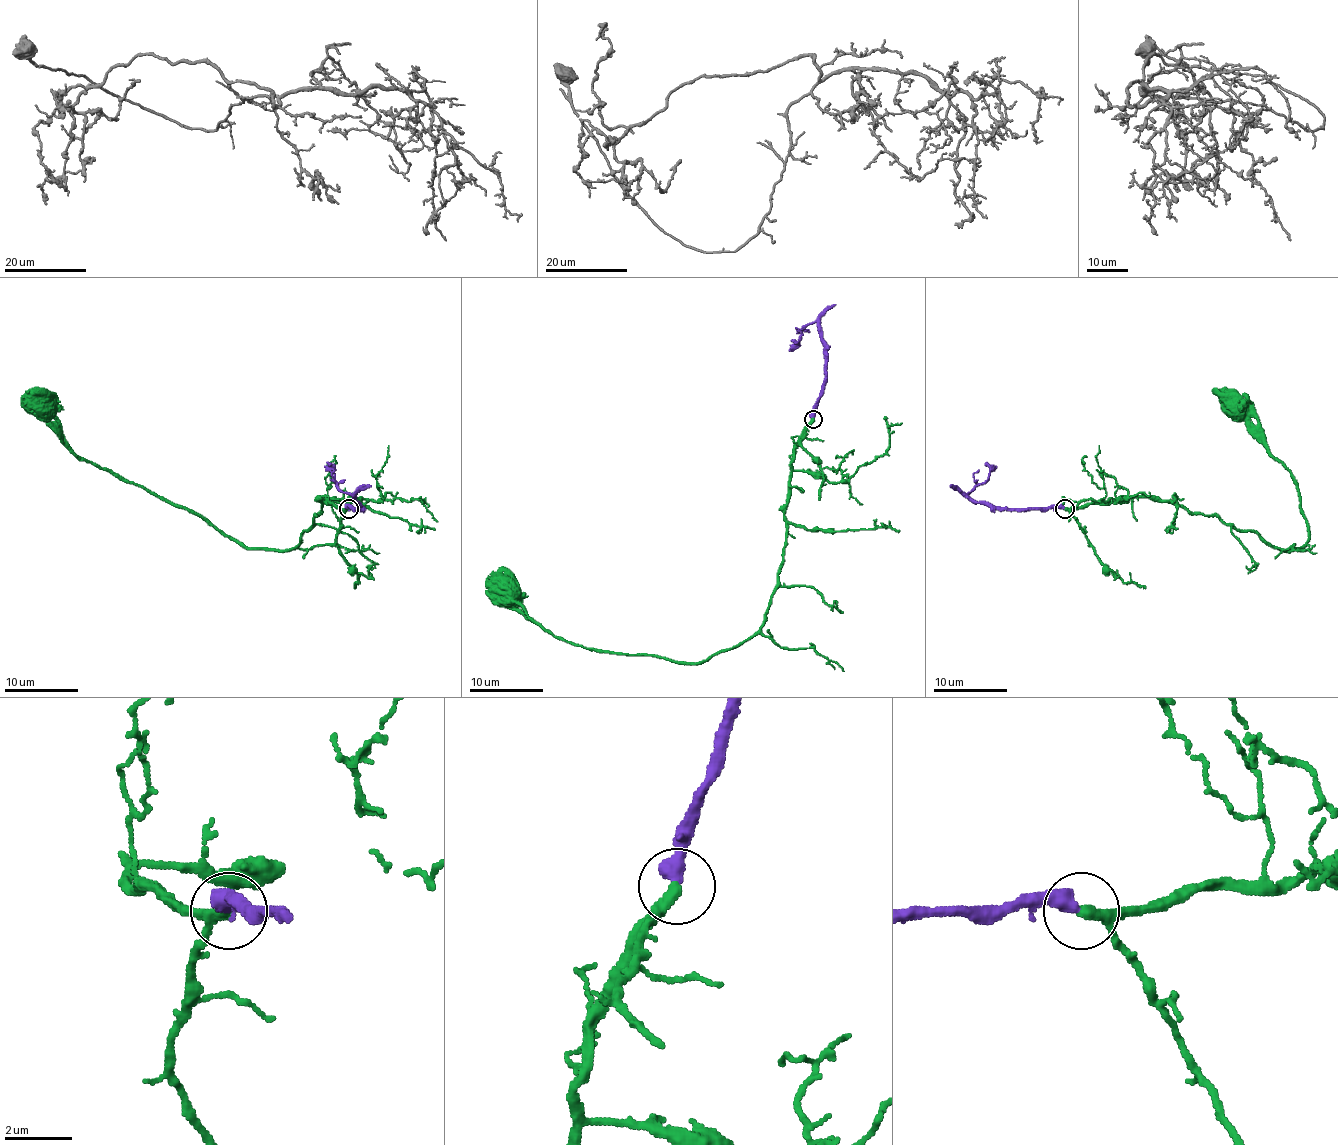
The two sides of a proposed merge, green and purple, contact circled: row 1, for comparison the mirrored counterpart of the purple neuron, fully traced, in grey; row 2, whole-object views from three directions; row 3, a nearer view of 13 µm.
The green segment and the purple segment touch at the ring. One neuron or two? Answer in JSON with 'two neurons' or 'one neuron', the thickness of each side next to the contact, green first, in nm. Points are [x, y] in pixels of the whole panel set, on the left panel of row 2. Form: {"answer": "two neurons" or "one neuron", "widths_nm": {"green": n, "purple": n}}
{"answer": "one neuron", "widths_nm": {"green": 240, "purple": 480}}

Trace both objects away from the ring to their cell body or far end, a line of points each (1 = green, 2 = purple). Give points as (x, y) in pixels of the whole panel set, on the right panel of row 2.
1: (1064, 509), (1151, 498), (1255, 531), (1281, 550), (1299, 550), (1308, 540), (1308, 527), (1294, 479), (1231, 405)
2: (1064, 509), (990, 509), (977, 503), (968, 494), (988, 477), (990, 468), (984, 463)

